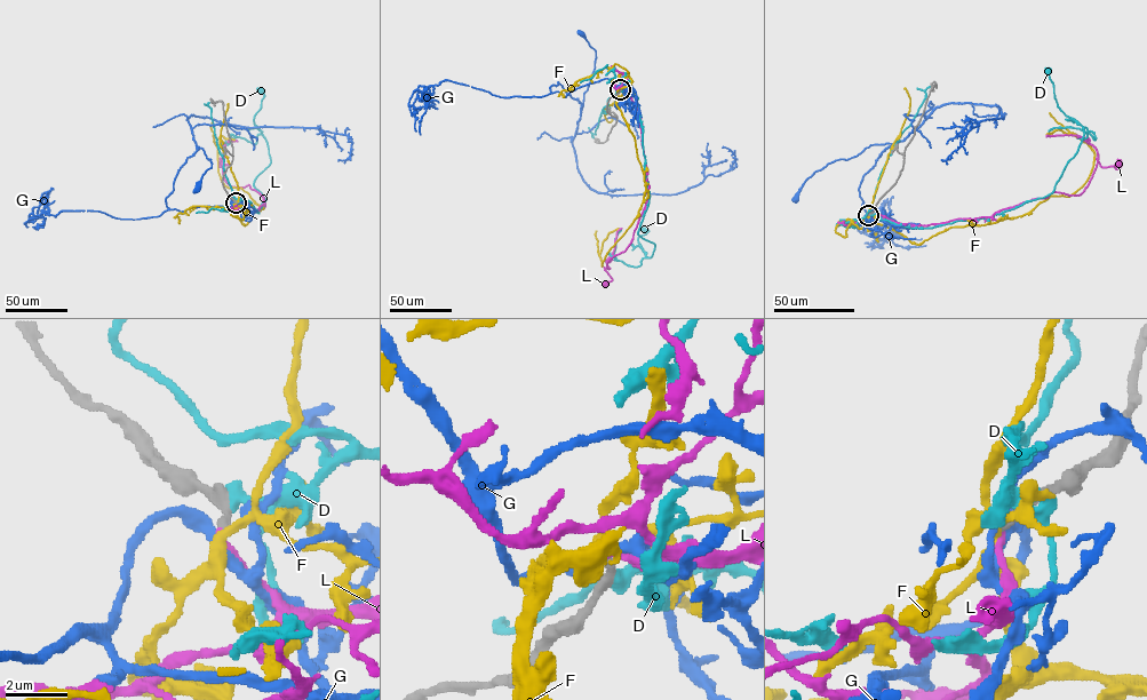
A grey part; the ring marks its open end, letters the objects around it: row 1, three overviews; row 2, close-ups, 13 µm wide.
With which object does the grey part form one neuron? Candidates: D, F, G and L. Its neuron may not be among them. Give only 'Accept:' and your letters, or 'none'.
Accept: L

